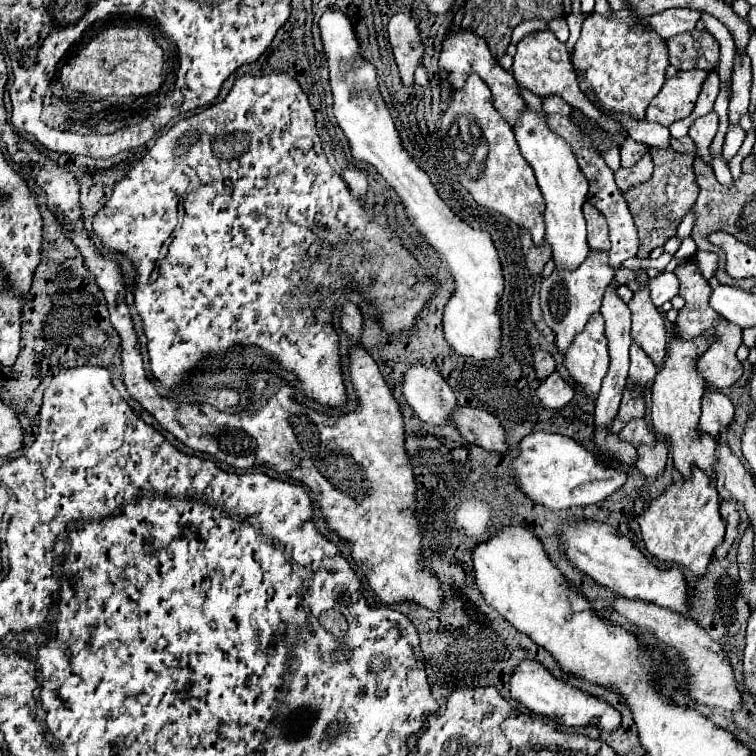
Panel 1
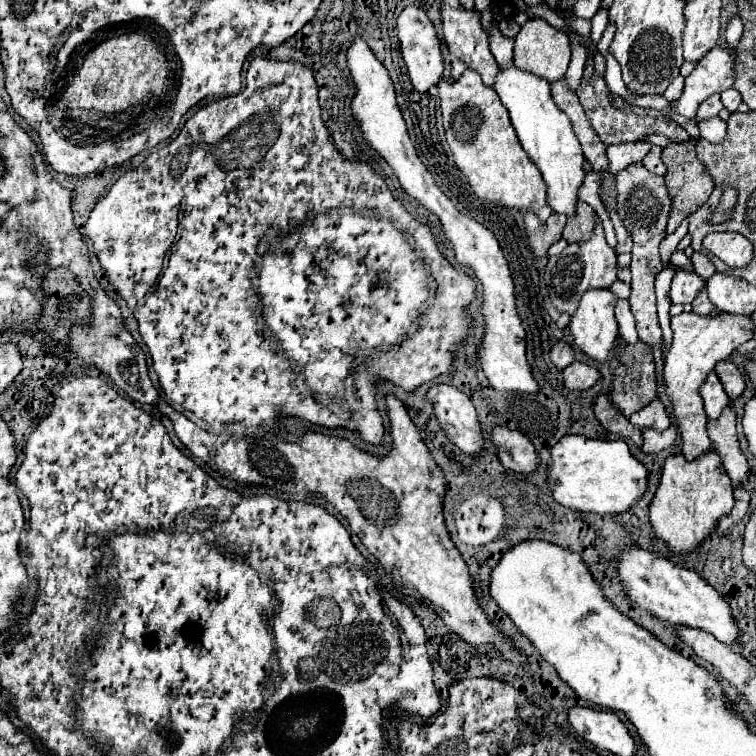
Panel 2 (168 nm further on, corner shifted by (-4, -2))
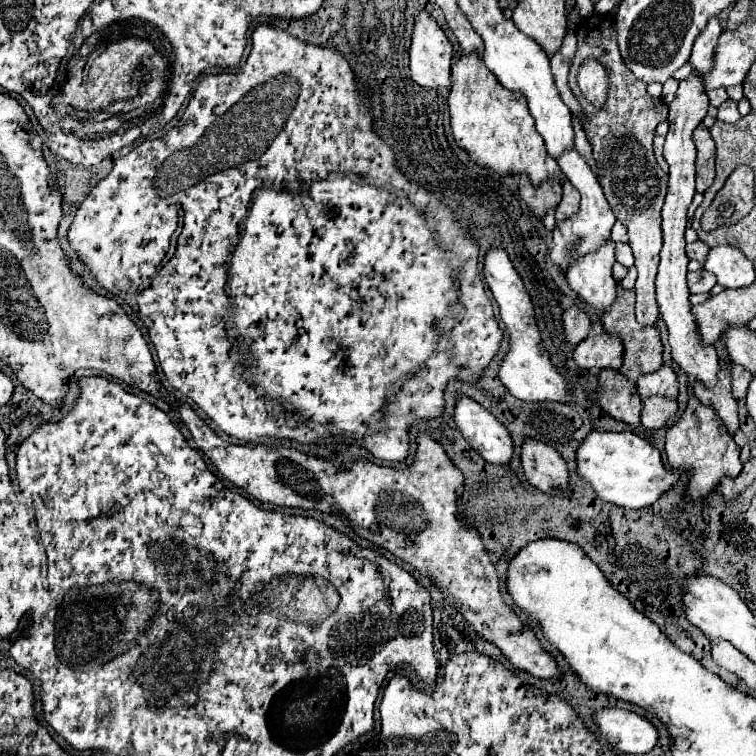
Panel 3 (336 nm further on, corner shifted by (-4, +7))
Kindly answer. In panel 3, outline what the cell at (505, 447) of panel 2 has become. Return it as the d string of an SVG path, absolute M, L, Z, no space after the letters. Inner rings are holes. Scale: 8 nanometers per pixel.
M525 439L521 449L521 465L527 481L547 495L557 495L569 487L569 469L561 455L535 439Z

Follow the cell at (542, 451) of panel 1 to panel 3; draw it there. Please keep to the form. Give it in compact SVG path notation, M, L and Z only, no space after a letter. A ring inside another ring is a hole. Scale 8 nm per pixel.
M593 431L577 449L577 471L579 475L593 485L597 495L603 501L609 501L619 507L643 509L659 501L659 497L669 491L687 471L667 469L661 461L659 449L647 443L635 433L603 433Z

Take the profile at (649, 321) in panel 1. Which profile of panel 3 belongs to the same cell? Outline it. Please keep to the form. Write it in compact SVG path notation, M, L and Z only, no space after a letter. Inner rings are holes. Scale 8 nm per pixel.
M589 15L577 23L577 53L569 69L569 87L577 97L587 123L583 125L587 139L593 147L593 159L599 171L599 183L603 187L605 199L609 201L617 219L629 229L629 245L635 255L635 267L639 271L635 291L637 291L637 321L641 325L655 325L659 317L655 301L655 275L661 251L661 207L667 193L667 173L657 165L653 157L653 138L657 125L667 119L667 105L663 99L649 97L647 83L639 81L623 63L617 47L617 31L613 27L615 15ZM595 55L607 69L611 87L603 109L593 107L579 91L575 75L581 63Z

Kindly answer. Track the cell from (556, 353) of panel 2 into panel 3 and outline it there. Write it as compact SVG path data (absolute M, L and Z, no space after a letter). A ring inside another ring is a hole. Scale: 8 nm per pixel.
M573 305L569 307L565 313L563 313L563 323L565 323L565 335L567 335L567 341L571 345L579 345L587 335L589 335L589 329L591 329L591 319L589 315Z

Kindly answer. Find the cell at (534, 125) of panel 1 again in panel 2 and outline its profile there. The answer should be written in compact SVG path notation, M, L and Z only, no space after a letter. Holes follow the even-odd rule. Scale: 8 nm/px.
M515 66L499 70L499 76L495 80L495 92L499 94L503 106L507 108L513 128L517 132L517 138L523 146L523 150L529 154L531 162L539 168L545 184L547 184L547 200L549 206L557 212L557 214L565 214L569 218L573 218L577 214L577 194L579 188L583 186L583 180L587 176L587 172L583 170L583 150L581 144L575 140L573 128L569 118L555 106L551 92L549 92L549 84L539 78L539 76L531 76L529 72L521 72Z

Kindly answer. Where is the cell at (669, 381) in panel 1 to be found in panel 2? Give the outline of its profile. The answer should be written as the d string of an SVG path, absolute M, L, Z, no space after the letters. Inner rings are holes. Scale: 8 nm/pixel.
M683 312L671 318L673 342L665 358L663 370L663 388L673 406L673 420L681 428L681 452L687 460L701 456L705 450L711 450L711 440L707 436L707 414L703 410L703 400L699 394L705 376L715 368L719 360L731 356L731 352L753 338L753 322L749 316L735 314L717 314L717 316L699 316L693 312Z

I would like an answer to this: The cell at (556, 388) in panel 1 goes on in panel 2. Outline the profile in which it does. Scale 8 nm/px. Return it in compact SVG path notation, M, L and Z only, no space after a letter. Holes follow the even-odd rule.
M573 362L561 374L563 374L563 386L571 392L591 388L601 376L599 370L593 364L587 364L587 362Z

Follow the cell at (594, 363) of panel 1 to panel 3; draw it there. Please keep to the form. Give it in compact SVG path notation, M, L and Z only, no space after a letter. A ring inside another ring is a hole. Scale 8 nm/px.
M615 241L603 243L597 251L573 259L567 271L567 281L571 289L597 311L605 311L617 295L617 283L611 275L615 263Z

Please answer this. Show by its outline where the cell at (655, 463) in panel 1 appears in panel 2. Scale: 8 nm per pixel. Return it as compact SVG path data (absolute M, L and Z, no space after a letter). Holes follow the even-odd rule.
M671 426L663 434L659 434L653 428L649 428L649 430L643 432L643 440L645 442L643 442L643 448L641 450L645 454L657 454L657 452L661 452L665 448L671 448L675 444L675 440L677 440L677 428Z

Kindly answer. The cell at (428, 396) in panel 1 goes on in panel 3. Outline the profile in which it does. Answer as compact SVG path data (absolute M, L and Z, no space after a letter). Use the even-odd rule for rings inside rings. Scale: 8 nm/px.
M461 397L455 407L455 423L469 445L493 465L509 465L515 453L511 433L487 409L469 397Z

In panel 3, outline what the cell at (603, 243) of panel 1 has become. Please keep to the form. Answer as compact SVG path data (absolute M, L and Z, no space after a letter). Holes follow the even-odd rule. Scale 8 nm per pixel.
M565 181L563 183L561 203L555 207L555 219L563 221L563 219L571 217L575 211L579 211L579 193L577 193L577 189L569 181Z

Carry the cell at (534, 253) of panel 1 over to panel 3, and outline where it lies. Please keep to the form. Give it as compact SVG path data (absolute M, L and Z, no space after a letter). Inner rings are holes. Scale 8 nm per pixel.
M521 173L519 179L519 193L527 207L535 213L535 217L541 219L547 209L555 209L557 203L561 201L561 183L557 179L547 179L547 183L533 185L525 173Z

